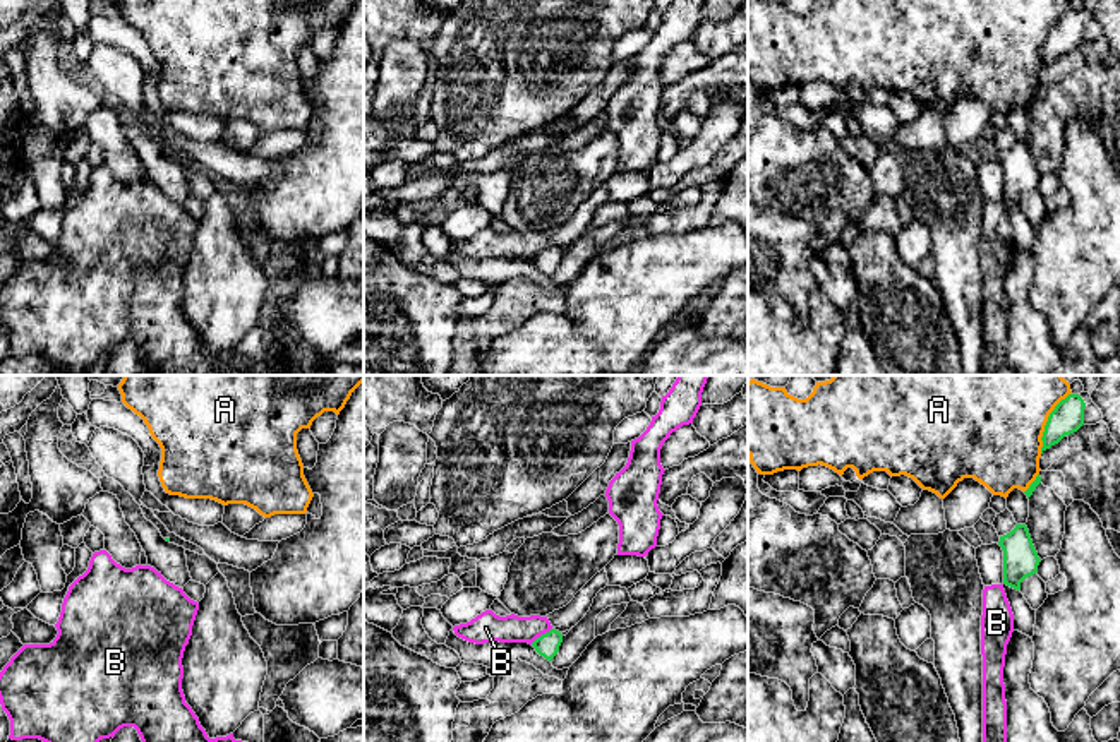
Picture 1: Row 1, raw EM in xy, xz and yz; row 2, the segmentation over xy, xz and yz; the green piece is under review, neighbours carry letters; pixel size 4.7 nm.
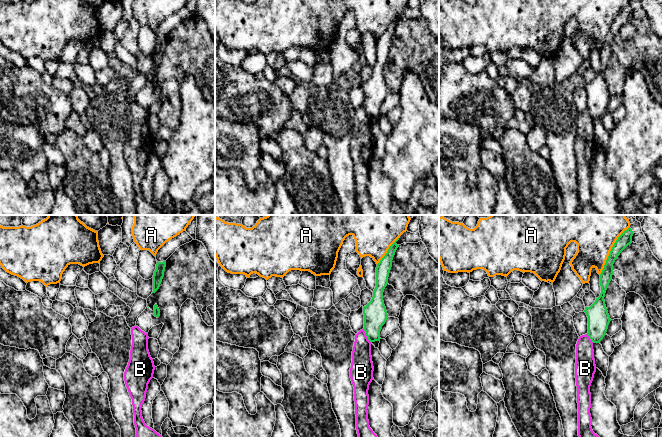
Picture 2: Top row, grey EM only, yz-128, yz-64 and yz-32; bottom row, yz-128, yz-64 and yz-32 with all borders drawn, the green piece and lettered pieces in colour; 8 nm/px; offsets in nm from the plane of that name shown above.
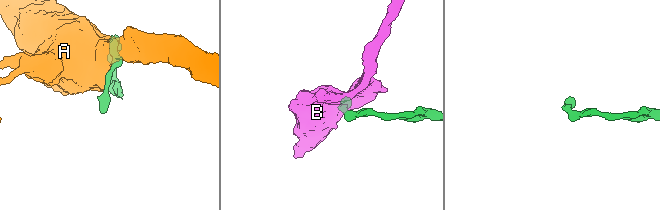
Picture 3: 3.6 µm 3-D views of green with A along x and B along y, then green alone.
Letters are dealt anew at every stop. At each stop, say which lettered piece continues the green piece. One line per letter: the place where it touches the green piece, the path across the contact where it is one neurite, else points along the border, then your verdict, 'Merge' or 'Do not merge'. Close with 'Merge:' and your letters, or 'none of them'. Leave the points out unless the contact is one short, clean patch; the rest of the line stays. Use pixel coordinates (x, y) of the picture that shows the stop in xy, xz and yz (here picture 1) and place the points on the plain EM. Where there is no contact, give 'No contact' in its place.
A: Touches green at yz (1047, 38). Do not merge
B: Touches green at xz (542, 251). Boundary: xz (551, 244), (530, 259). Do not merge
Merge: none of them

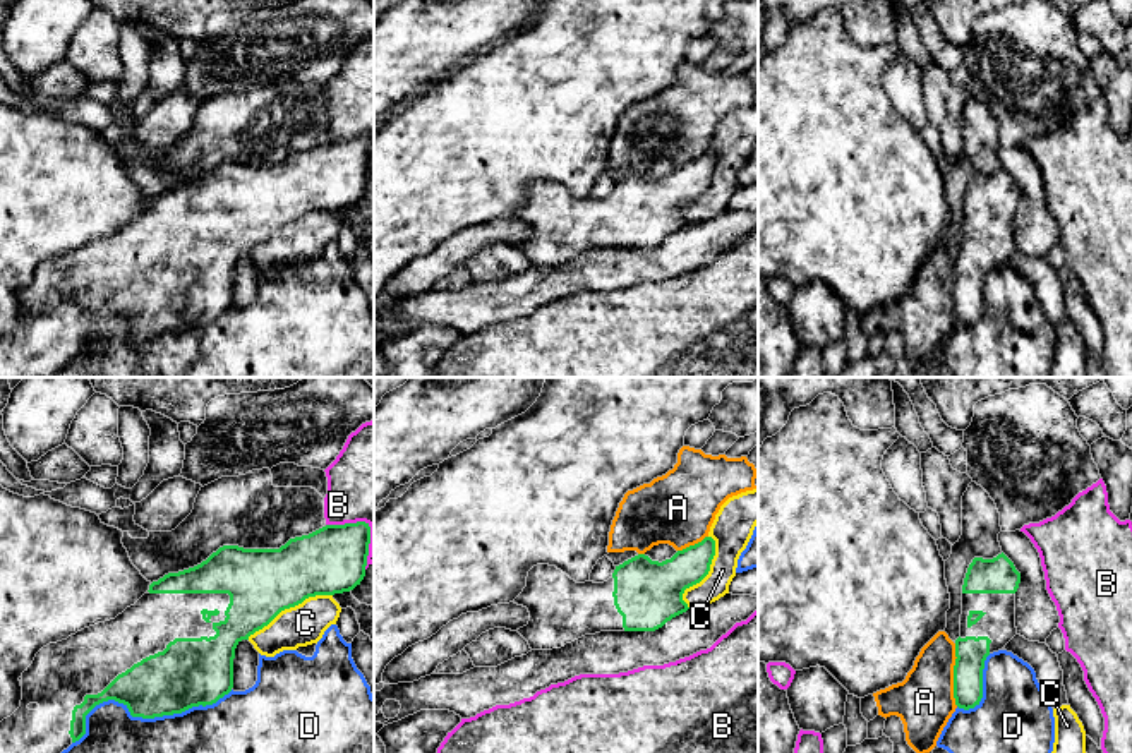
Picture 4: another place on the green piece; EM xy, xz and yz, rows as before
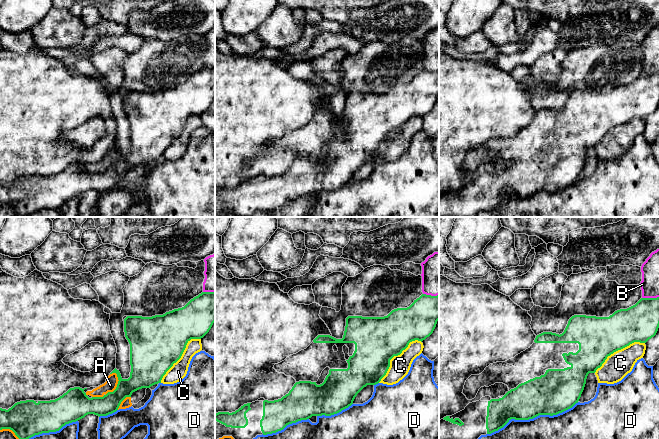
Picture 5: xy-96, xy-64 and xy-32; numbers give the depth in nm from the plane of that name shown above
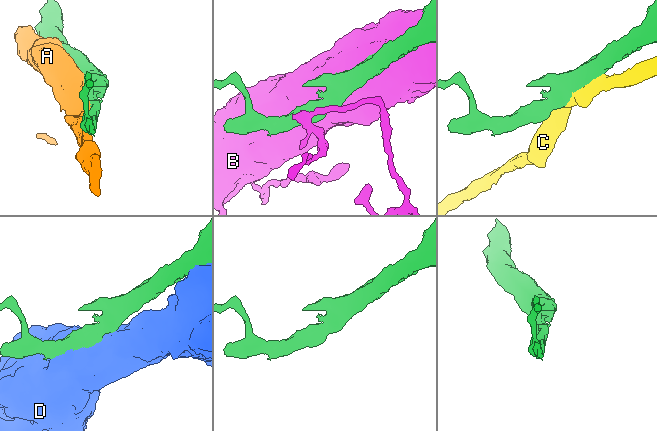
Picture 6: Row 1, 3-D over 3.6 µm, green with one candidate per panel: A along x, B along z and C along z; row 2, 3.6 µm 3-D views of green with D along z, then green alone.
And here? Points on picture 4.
A: Touches green at yz (954, 290). Do not merge
B: Touches green at xy (369, 143). Do not merge
C: Touches green at xy (289, 223). Do not merge
D: Touches green at xy (143, 333). Do not merge
Merge: none of them

